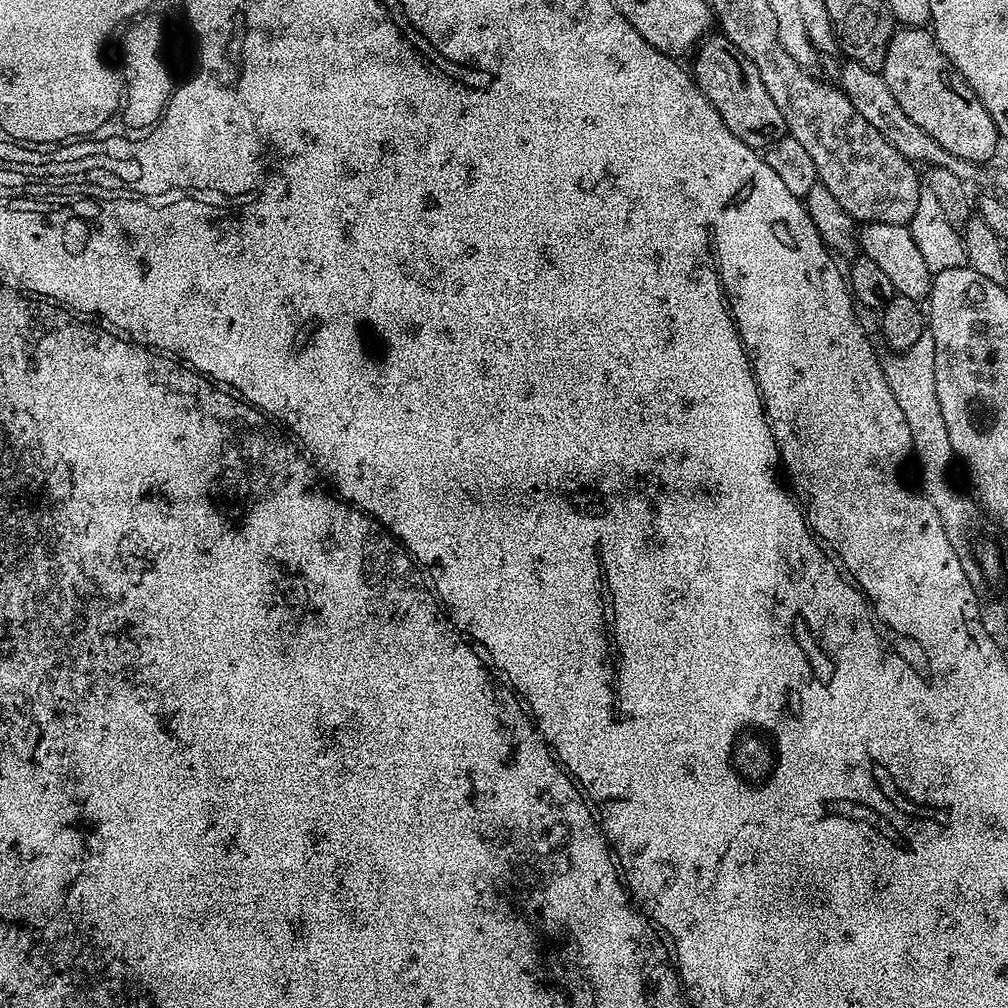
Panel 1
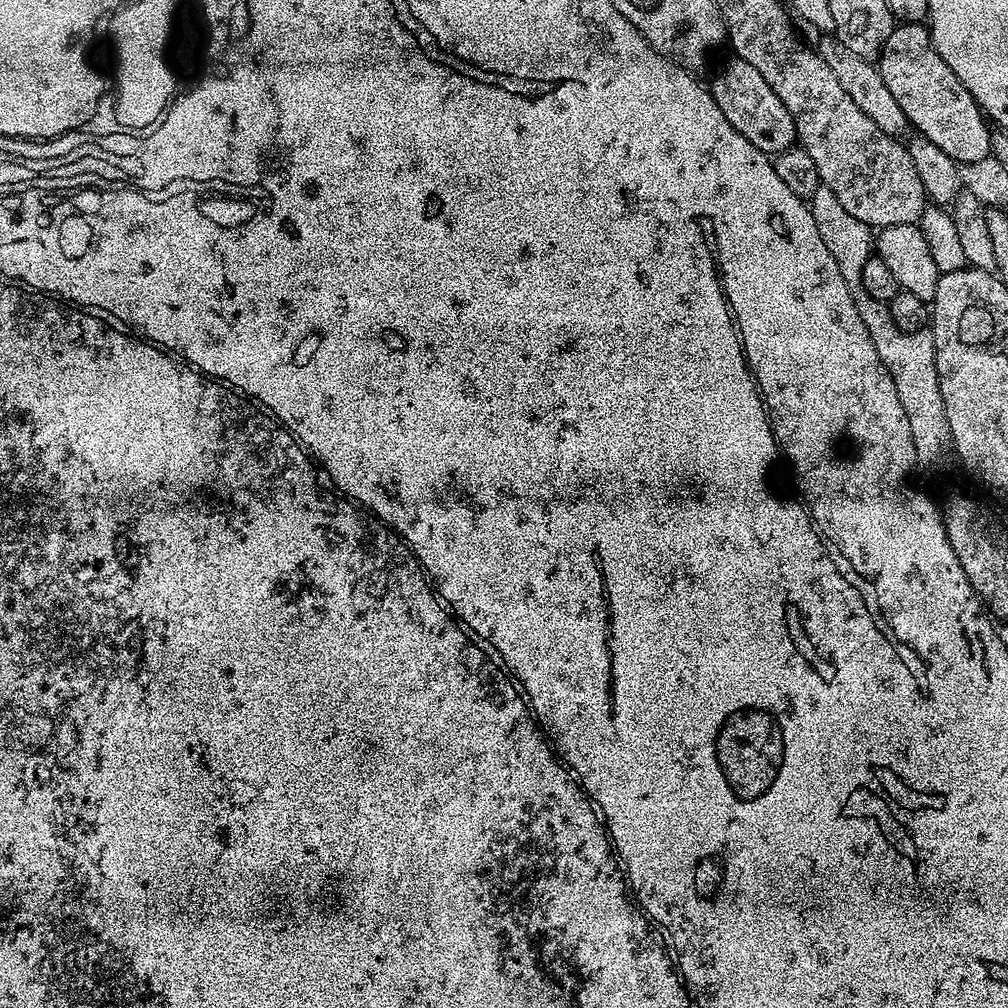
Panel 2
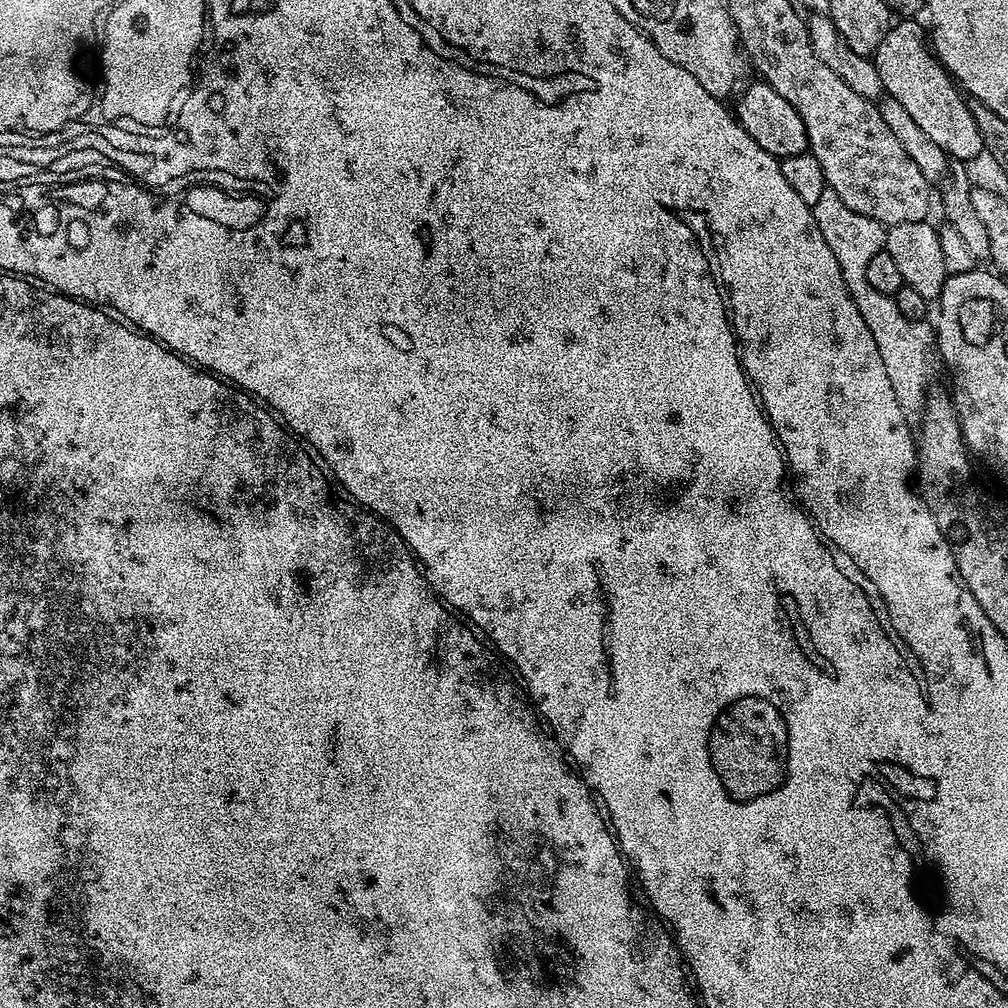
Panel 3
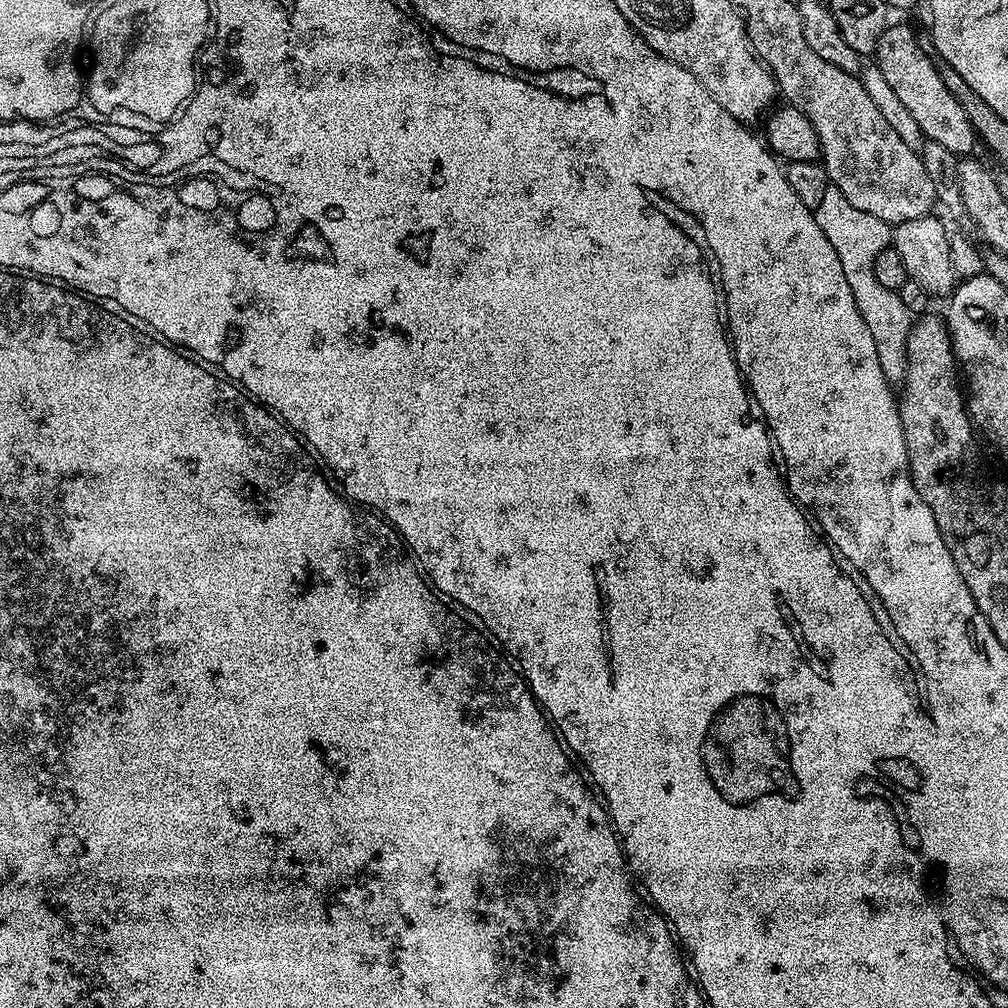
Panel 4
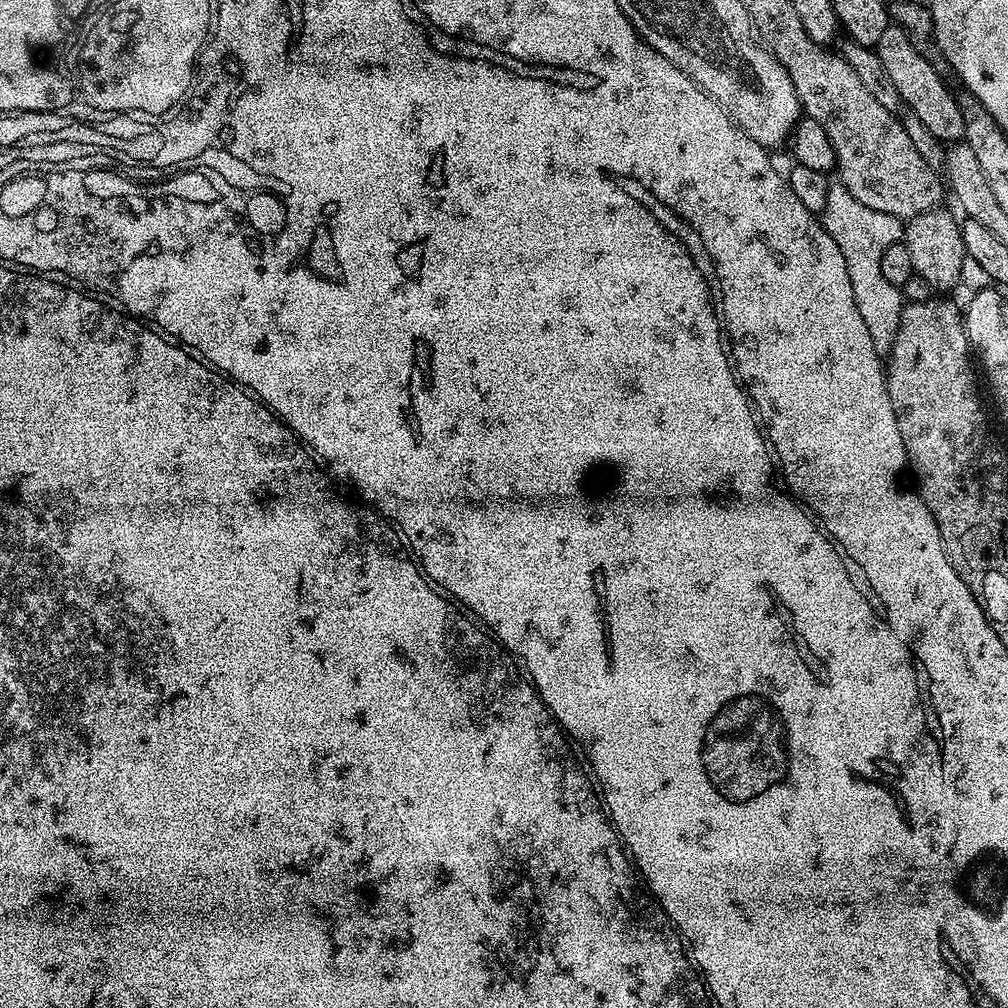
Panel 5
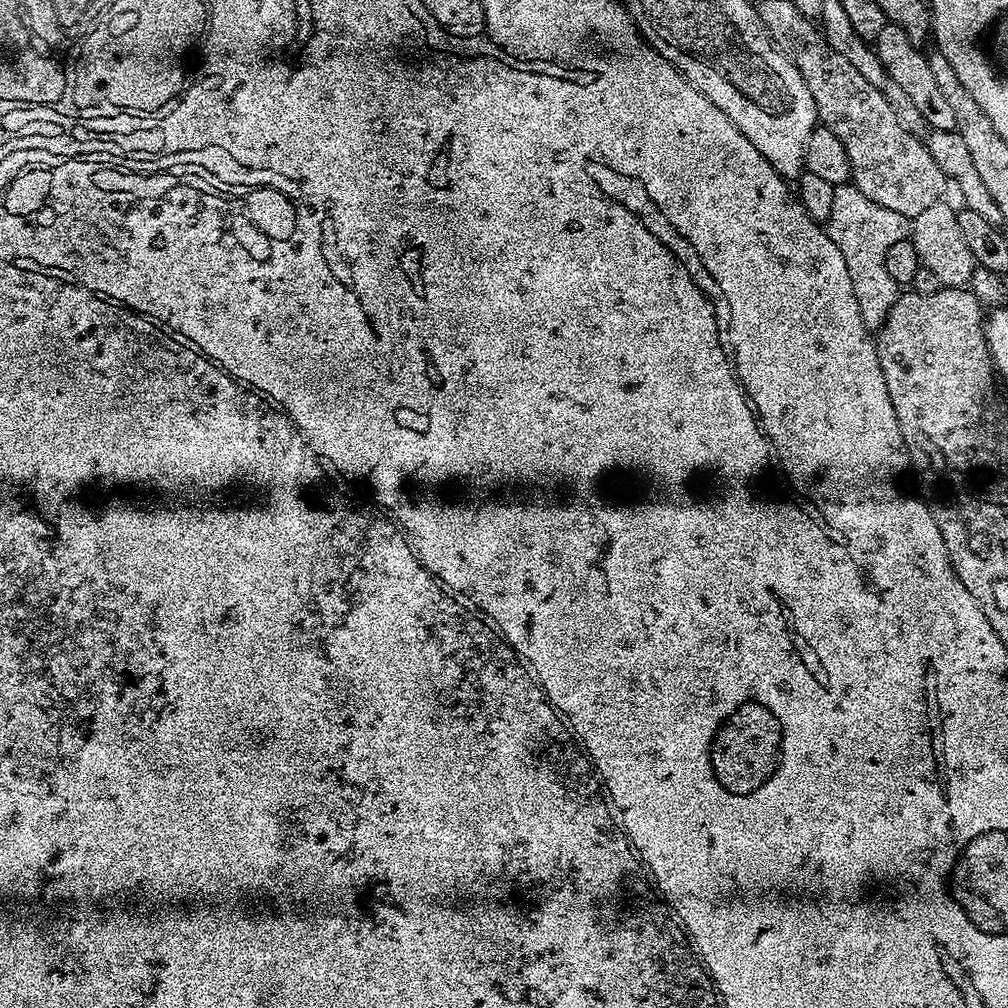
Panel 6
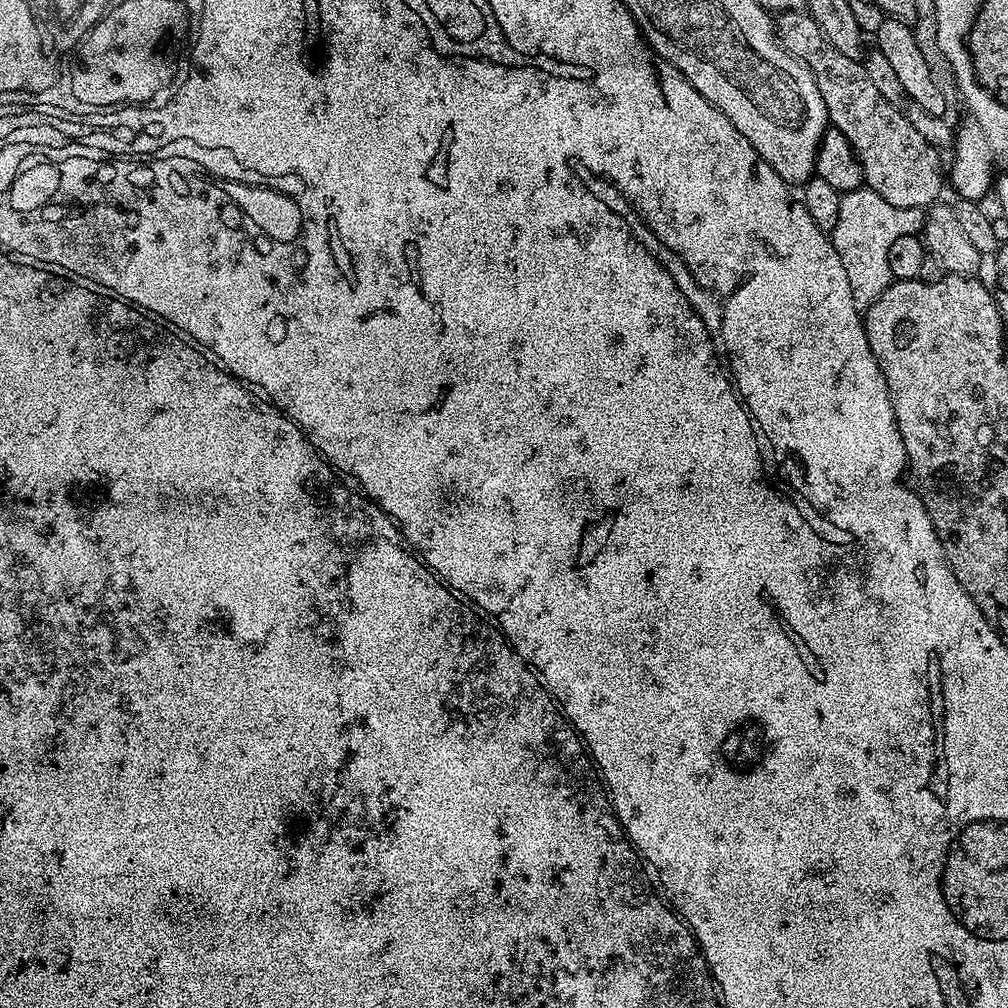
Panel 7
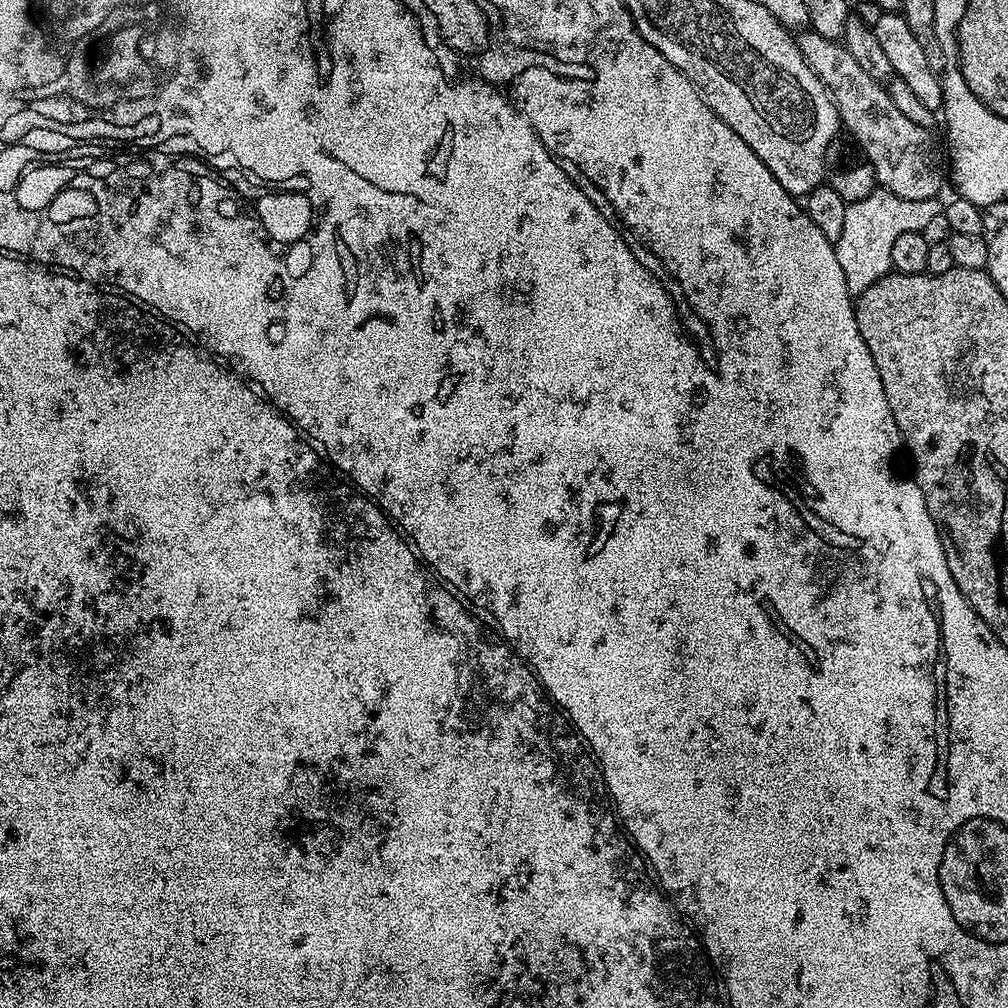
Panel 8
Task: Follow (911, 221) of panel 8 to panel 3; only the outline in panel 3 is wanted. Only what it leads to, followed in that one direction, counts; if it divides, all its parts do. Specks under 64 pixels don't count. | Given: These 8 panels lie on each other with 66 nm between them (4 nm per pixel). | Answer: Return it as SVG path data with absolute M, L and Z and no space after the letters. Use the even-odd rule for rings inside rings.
M832 188L822 190L818 202L810 207L814 222L818 222L818 230L822 230L822 238L826 238L826 246L830 246L834 258L838 258L838 270L842 270L848 293L854 298L854 306L858 306L858 314L862 314L862 322L866 322L874 342L878 342L878 354L882 354L882 366L890 378L894 398L898 398L898 406L902 406L902 414L909 422L919 421L929 391L928 351L934 348L934 328L927 319L906 318L906 314L898 310L895 296L878 294L878 290L866 282L866 265L870 258L886 248L885 225L874 218L866 218L866 214L850 210L850 206L846 206Z

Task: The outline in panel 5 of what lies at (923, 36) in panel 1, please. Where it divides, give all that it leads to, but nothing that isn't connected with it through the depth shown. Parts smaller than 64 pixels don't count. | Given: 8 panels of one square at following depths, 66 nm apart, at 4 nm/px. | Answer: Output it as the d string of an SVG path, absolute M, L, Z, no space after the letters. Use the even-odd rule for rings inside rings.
M889 26L882 33L882 38L878 38L874 51L882 62L882 70L886 70L886 78L894 82L894 90L898 90L901 105L916 114L926 129L934 134L934 138L943 142L963 141L964 119L959 99L948 93L946 80L934 74L933 67L914 50L914 42L910 42L904 31Z

